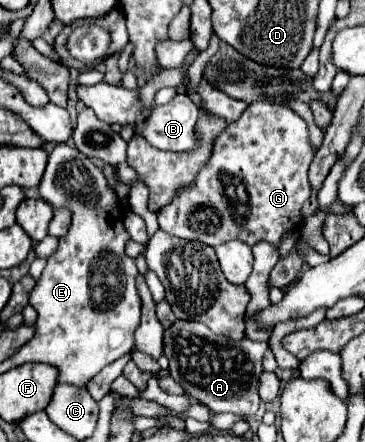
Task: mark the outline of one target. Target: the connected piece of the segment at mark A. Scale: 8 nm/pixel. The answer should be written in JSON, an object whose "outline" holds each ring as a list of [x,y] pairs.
{"outline":[[[176,320],[164,330],[164,354],[170,360],[172,378],[200,404],[212,412],[234,412],[250,418],[256,414],[258,404],[248,404],[248,394],[258,394],[258,378],[264,372],[262,356],[266,342],[254,342],[250,338],[232,340],[208,330],[202,322]]]}

